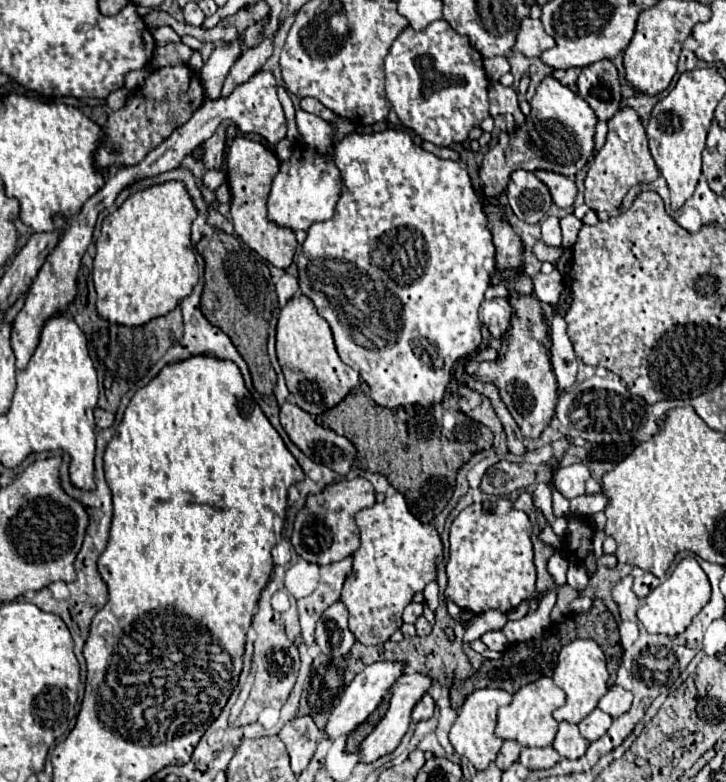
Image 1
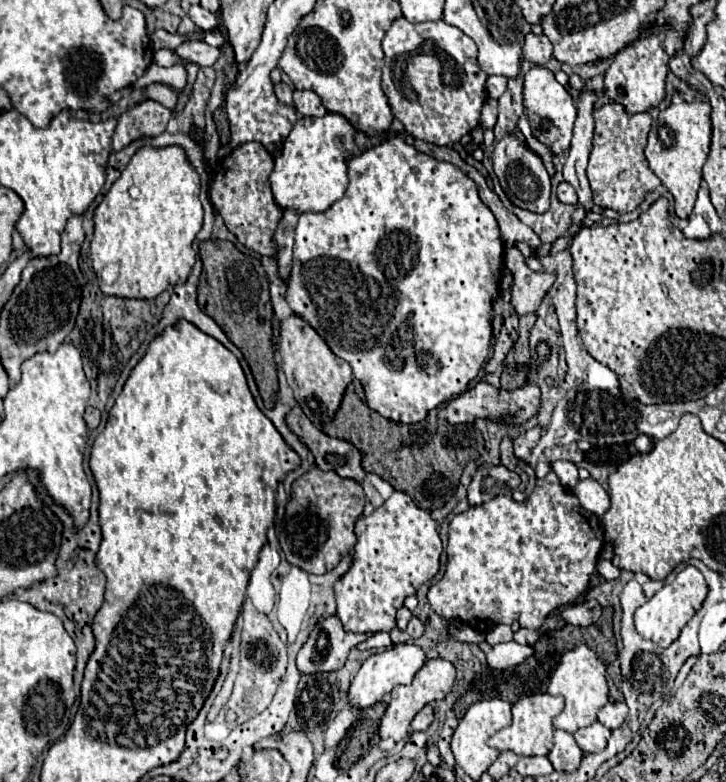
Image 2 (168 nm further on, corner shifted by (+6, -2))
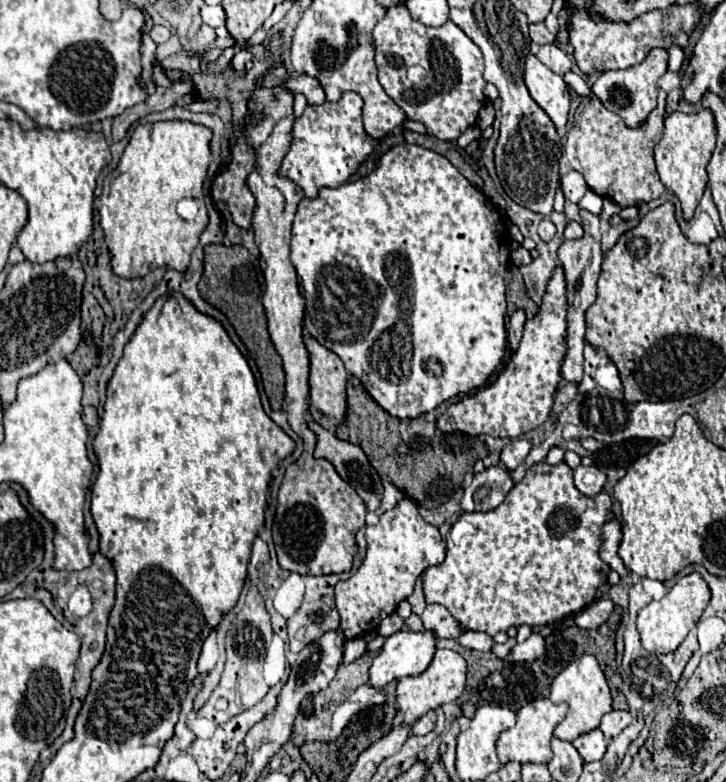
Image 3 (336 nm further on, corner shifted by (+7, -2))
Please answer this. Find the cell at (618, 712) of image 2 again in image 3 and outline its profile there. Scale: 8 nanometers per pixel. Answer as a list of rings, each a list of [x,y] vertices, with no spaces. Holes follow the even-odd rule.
[[[613,710],[609,712],[607,716],[603,716],[601,720],[601,732],[607,736],[607,738],[615,738],[617,734],[621,734],[629,724],[631,724],[631,714],[629,712],[623,712],[623,710]]]

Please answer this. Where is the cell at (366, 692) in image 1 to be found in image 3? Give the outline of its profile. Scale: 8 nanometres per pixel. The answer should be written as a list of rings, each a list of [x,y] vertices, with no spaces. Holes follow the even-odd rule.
[[[399,630],[399,632],[395,632],[393,636],[389,636],[385,640],[385,646],[373,658],[373,664],[369,670],[369,684],[375,688],[383,688],[389,682],[395,682],[403,676],[417,676],[417,674],[425,672],[433,660],[435,650],[437,650],[437,636],[433,630],[421,630],[421,632]]]

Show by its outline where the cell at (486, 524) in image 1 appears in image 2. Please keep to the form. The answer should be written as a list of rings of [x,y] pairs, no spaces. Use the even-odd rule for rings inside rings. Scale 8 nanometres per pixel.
[[[554,472],[536,480],[536,488],[524,504],[512,500],[512,496],[494,496],[490,502],[470,506],[452,518],[448,528],[448,564],[442,580],[428,592],[432,610],[442,618],[460,618],[464,624],[490,632],[498,624],[520,622],[522,628],[538,630],[542,620],[560,606],[576,602],[586,590],[590,576],[596,572],[596,562],[602,552],[604,532],[598,528],[596,516],[580,508],[574,494],[564,490]]]

